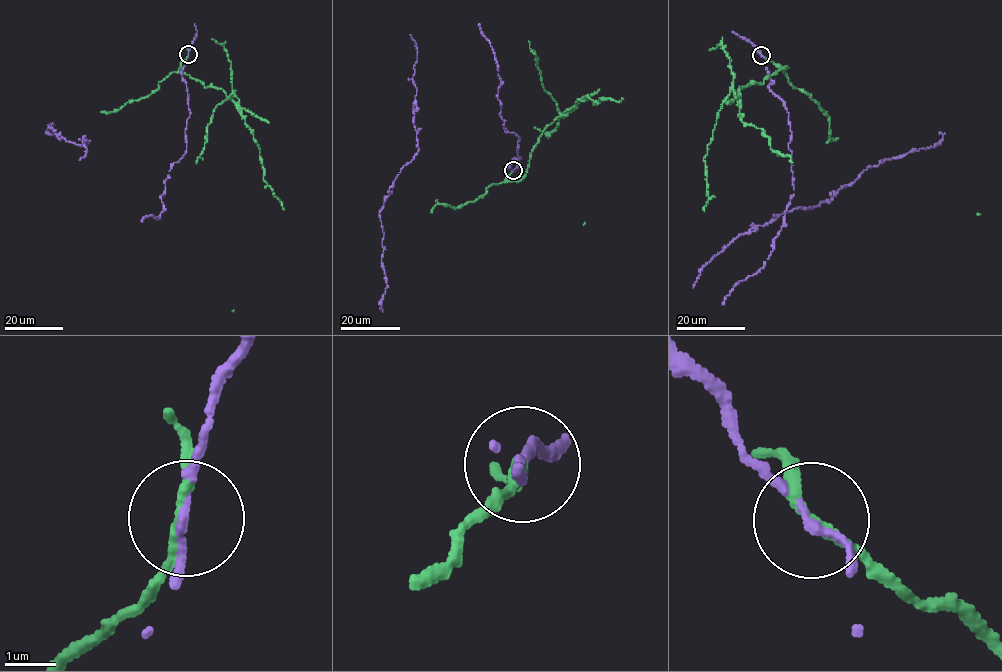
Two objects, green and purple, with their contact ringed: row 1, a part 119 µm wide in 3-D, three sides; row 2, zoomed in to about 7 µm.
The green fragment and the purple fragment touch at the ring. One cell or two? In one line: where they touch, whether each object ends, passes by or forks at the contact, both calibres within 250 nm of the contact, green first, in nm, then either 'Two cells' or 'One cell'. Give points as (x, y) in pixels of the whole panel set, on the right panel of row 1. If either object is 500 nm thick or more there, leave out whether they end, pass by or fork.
Place: (761, 55). At the ring green passes by. At the ring purple passes by. Thickness 180 nm (green) against 110 nm. Two cells

